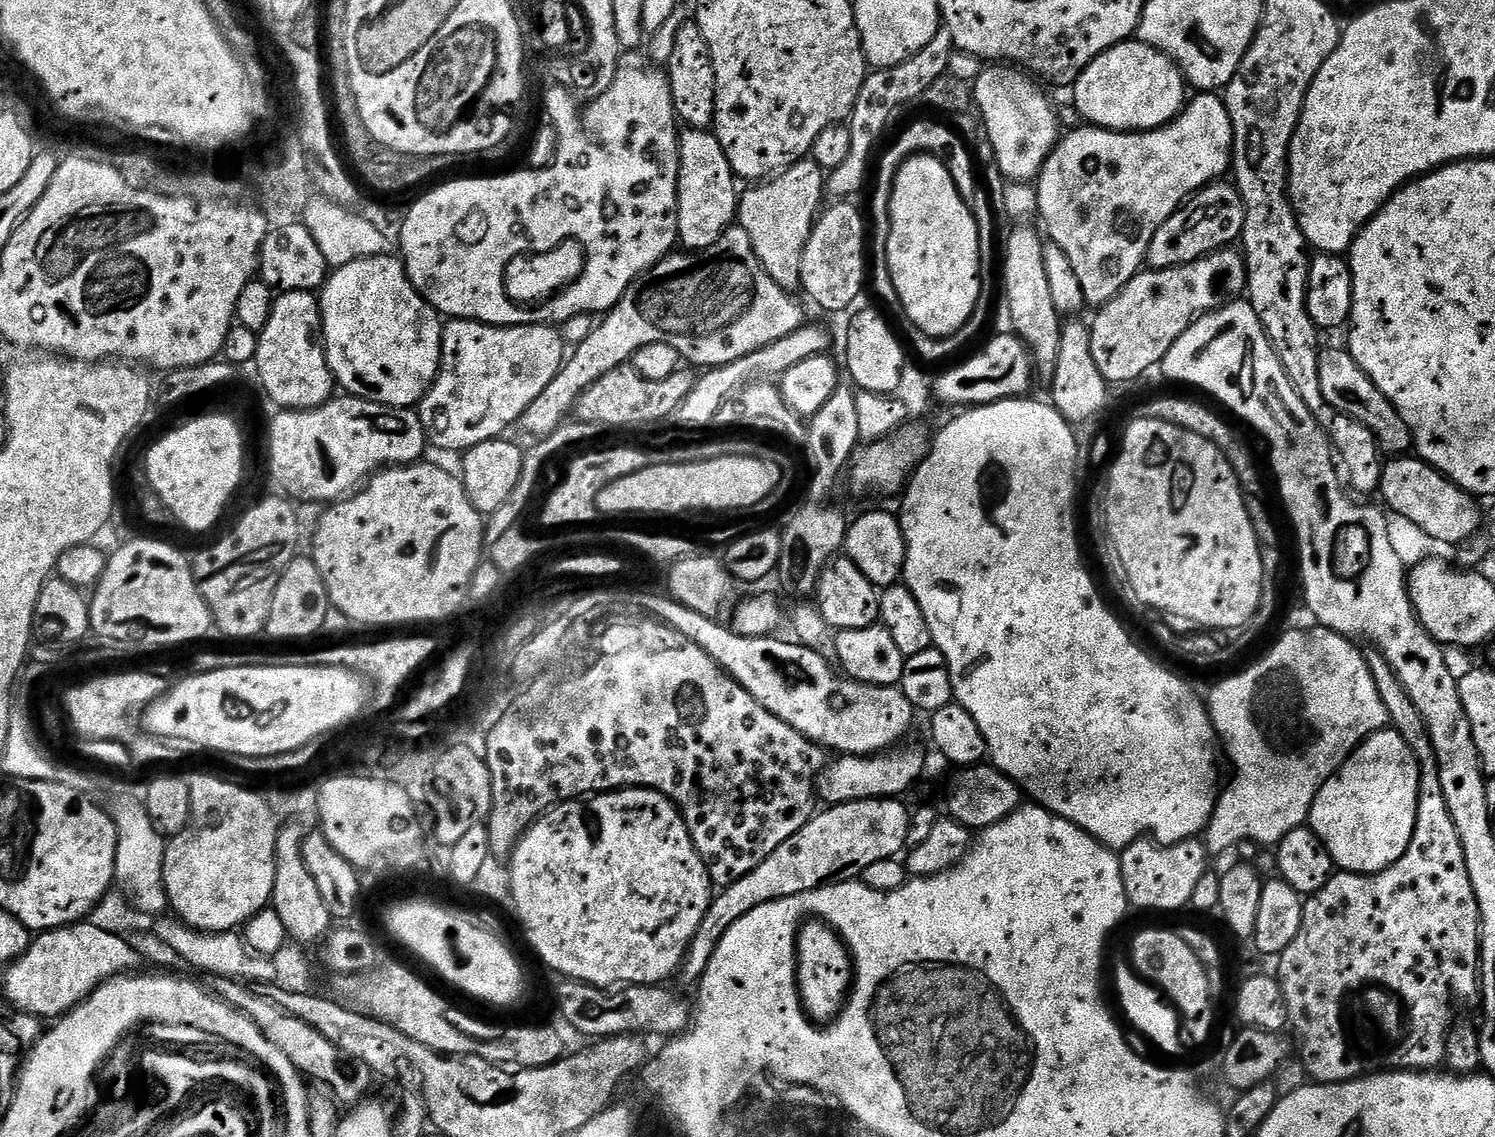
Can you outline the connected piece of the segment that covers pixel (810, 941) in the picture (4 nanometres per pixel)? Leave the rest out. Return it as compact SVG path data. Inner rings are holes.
M805 921L796 941L796 980L804 1013L813 1023L828 1024L847 1003L854 979L851 956L844 942L824 921Z

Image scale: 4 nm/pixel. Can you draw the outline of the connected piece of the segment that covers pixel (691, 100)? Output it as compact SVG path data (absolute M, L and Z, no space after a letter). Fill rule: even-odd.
M686 22L674 37L674 50L666 65L672 105L677 117L689 128L711 129L716 119L716 79L710 46L694 22Z

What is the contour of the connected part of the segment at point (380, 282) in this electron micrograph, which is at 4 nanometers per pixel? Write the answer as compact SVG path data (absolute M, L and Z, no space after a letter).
M395 255L371 256L350 262L346 266L335 269L325 280L323 288L319 289L318 299L320 302L320 322L322 325L322 343L324 353L328 359L328 365L332 371L333 381L340 384L345 393L350 396L361 396L364 400L369 400L375 404L385 404L395 408L412 408L419 405L420 399L428 392L428 387L436 380L436 375L440 369L440 355L442 354L442 334L444 324L441 313L437 312L427 300L421 296L420 292L408 281L408 274L404 271L404 265Z

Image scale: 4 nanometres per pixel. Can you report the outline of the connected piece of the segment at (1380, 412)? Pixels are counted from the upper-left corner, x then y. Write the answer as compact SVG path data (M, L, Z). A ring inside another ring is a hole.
M1321 347L1318 358L1318 379L1322 385L1322 395L1326 397L1326 402L1330 402L1330 406L1334 406L1334 410L1362 422L1362 426L1366 426L1366 430L1370 430L1370 434L1374 434L1376 445L1379 446L1381 453L1392 458L1399 458L1413 447L1412 431L1408 429L1406 422L1402 422L1402 418L1396 407L1390 402L1390 398L1386 398L1386 394L1382 394L1382 390L1378 390L1378 386L1374 386L1374 382L1366 374L1366 370L1362 370L1362 366L1358 366L1358 362L1354 362L1352 353L1348 351L1347 347Z

